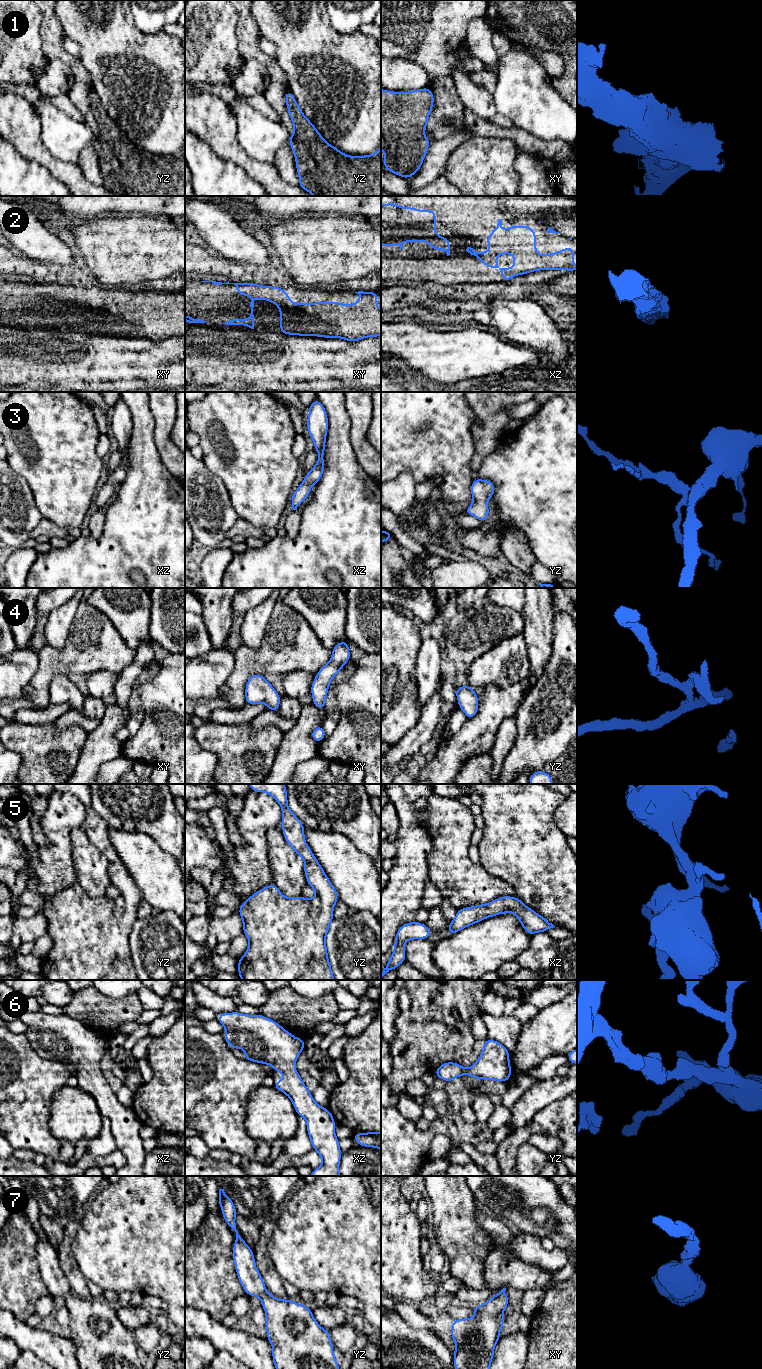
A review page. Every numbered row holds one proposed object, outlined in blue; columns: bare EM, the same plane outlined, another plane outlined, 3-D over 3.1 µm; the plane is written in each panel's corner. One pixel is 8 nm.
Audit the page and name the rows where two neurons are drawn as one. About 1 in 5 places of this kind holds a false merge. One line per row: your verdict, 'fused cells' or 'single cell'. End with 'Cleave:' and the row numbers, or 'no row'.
1: single cell
2: single cell
3: single cell
4: single cell
5: single cell
6: single cell
7: single cell
Cleave: no row

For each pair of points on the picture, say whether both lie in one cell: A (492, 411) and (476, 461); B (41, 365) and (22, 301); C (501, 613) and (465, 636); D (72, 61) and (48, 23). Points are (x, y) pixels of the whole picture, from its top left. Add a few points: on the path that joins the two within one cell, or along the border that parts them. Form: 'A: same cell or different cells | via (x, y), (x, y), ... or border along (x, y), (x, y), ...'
A: same cell | via (488, 423), (482, 449)
B: different cells | border along (11, 321), (24, 323)
C: same cell | via (492, 622), (474, 632)
D: same cell | via (62, 53), (52, 43), (52, 33)

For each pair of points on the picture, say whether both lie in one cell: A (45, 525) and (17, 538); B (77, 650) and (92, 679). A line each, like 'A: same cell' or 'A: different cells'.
A: different cells
B: different cells

